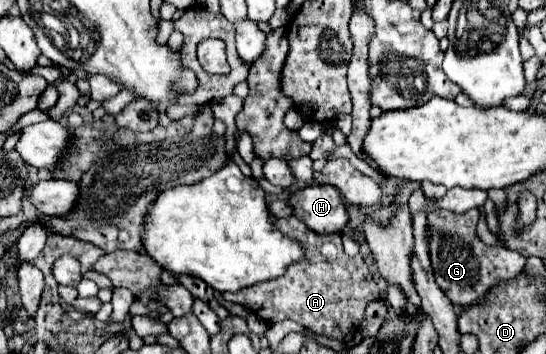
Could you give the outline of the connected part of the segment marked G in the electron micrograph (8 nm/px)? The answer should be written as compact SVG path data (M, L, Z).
M430 210L428 212L428 242L430 242L430 262L434 270L436 284L442 292L452 300L452 304L468 306L476 304L480 296L484 296L496 282L516 278L526 258L518 252L500 248L500 246L486 246L476 236L476 224L480 218L480 210L468 210L464 214L456 214L450 210Z

